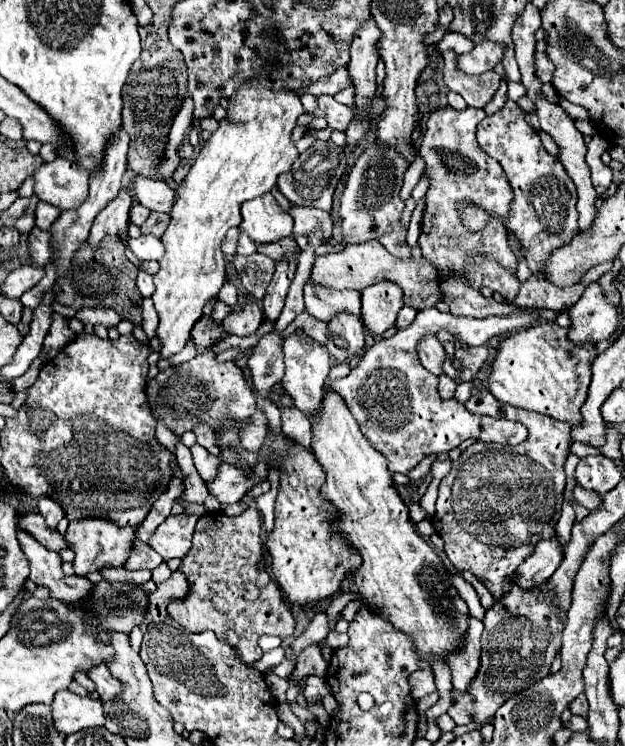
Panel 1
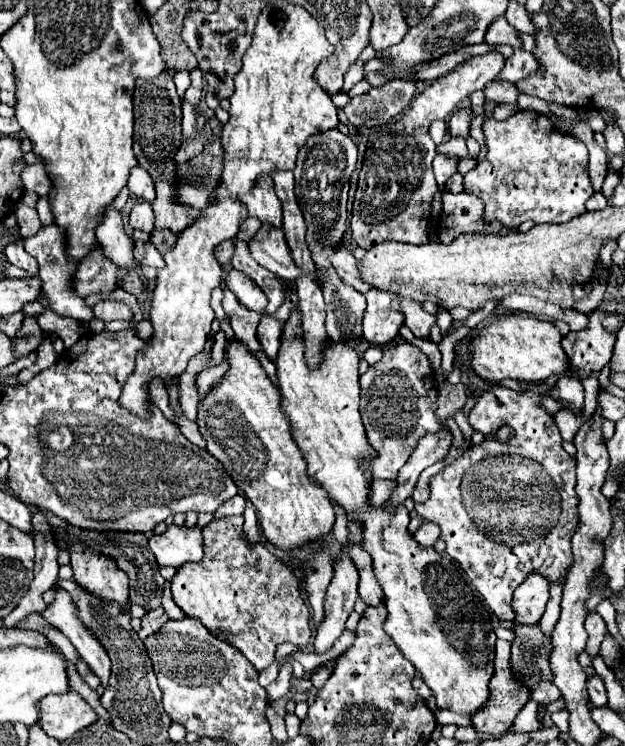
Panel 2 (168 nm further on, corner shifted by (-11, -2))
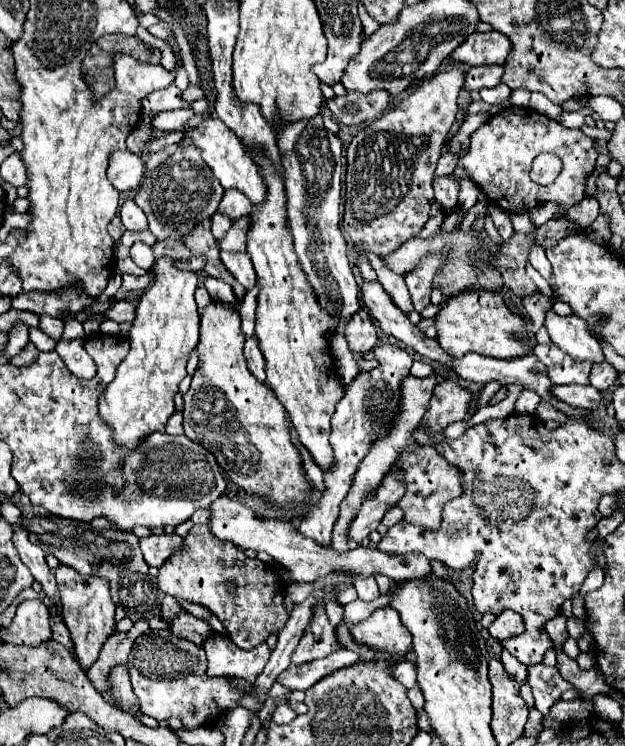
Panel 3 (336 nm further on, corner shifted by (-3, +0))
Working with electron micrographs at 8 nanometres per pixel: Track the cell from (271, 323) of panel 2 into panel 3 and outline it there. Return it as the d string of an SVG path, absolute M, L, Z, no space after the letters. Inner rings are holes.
M256 336L246 338L244 356L246 356L246 360L248 360L250 372L252 372L260 382L264 382L264 380L266 380L266 374L264 374L264 356L262 356L262 352L260 352L260 344L258 344Z

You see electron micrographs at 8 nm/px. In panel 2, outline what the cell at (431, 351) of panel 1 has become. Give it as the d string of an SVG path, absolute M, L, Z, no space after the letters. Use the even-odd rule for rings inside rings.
M398 296L398 300L400 300L400 312L404 314L404 326L410 328L414 336L428 340L430 326L436 322L436 316L428 314L424 306L412 298Z

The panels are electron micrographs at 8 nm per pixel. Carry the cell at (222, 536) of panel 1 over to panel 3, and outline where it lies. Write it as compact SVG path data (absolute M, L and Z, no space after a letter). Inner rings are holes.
M194 524L190 528L184 538L184 548L160 566L156 580L164 594L208 608L224 624L232 642L242 650L264 644L270 634L278 634L280 628L284 628L290 616L284 604L286 586L274 568L258 558L244 556L234 544L216 540L206 524ZM230 582L236 582L236 592L228 590Z

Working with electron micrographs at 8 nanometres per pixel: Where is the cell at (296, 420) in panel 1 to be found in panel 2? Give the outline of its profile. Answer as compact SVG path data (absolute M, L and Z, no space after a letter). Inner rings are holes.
M224 288L222 308L224 308L224 312L230 320L230 326L236 334L236 338L240 338L240 342L244 342L246 346L252 346L252 350L256 350L256 354L260 358L260 364L264 366L264 370L268 372L268 376L276 384L276 366L264 358L264 354L260 350L260 344L256 342L256 328L258 328L258 322L260 322L262 316L254 310L248 310L246 306L242 306L238 302L238 298L228 288Z

